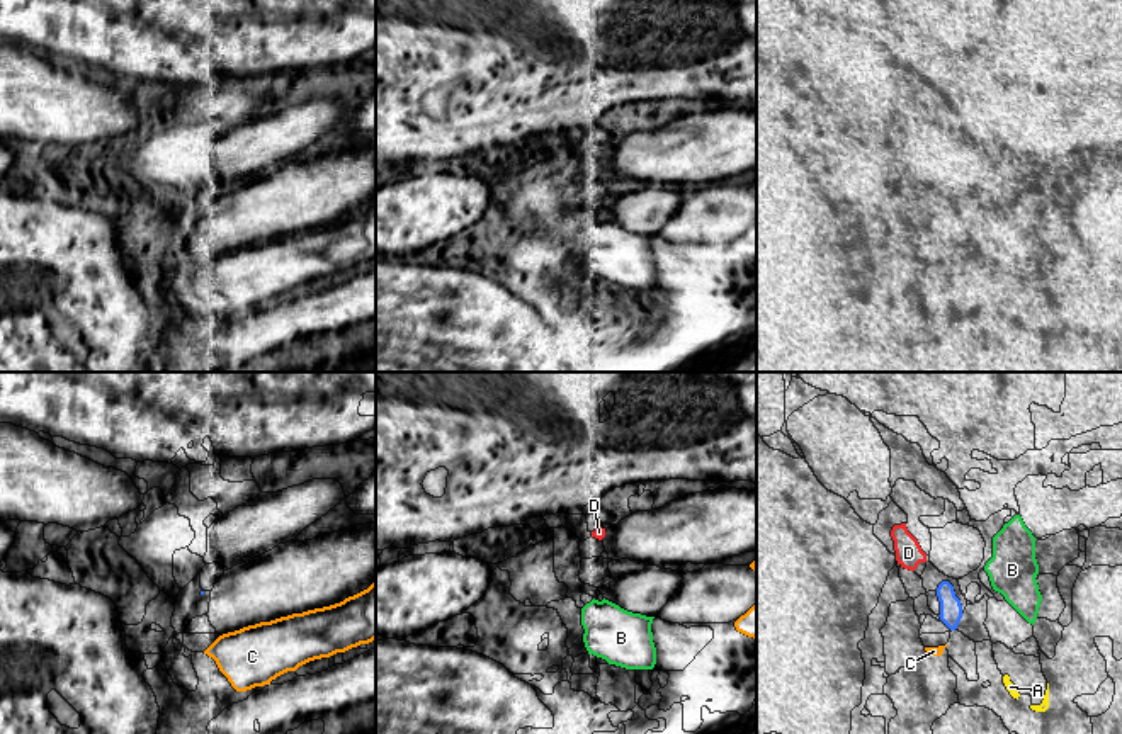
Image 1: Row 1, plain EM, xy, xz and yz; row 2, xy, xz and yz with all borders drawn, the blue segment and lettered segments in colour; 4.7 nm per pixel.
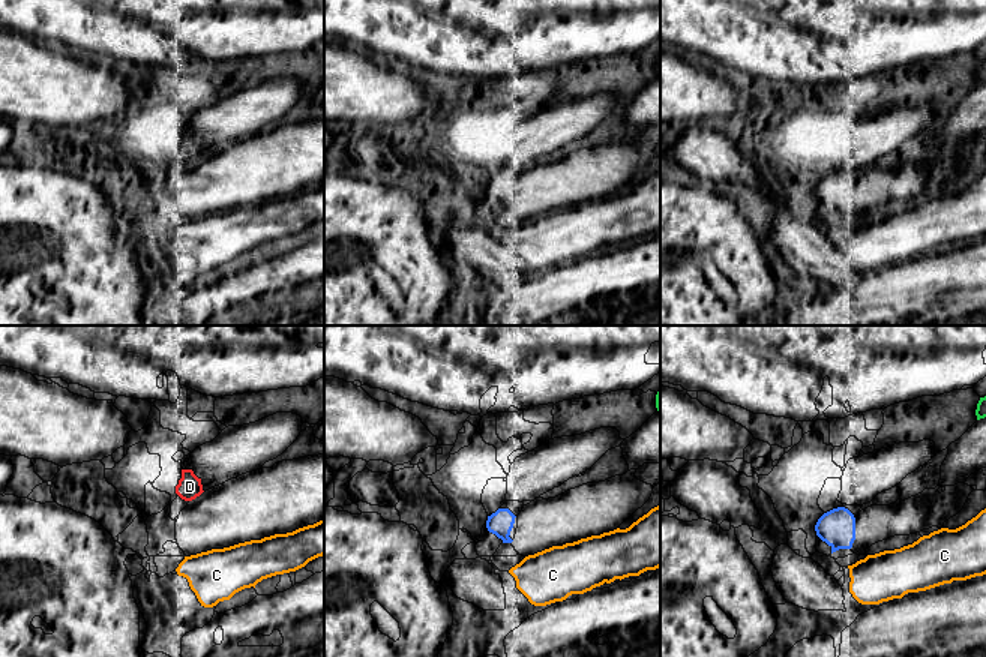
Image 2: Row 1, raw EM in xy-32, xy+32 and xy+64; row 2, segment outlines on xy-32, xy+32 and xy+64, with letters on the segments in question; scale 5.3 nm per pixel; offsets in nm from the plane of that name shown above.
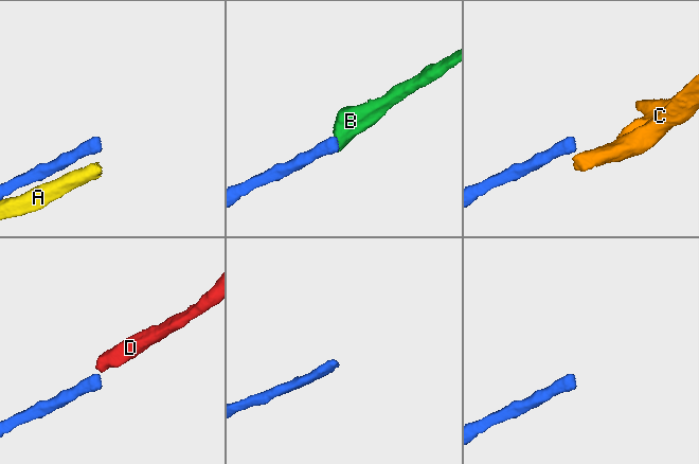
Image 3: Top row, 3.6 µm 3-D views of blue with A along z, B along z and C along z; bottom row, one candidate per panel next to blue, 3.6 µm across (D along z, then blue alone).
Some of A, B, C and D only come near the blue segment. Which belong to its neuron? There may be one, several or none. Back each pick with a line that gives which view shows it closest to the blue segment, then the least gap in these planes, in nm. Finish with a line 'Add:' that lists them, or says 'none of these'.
D: yz | 120 nm
Add: D

